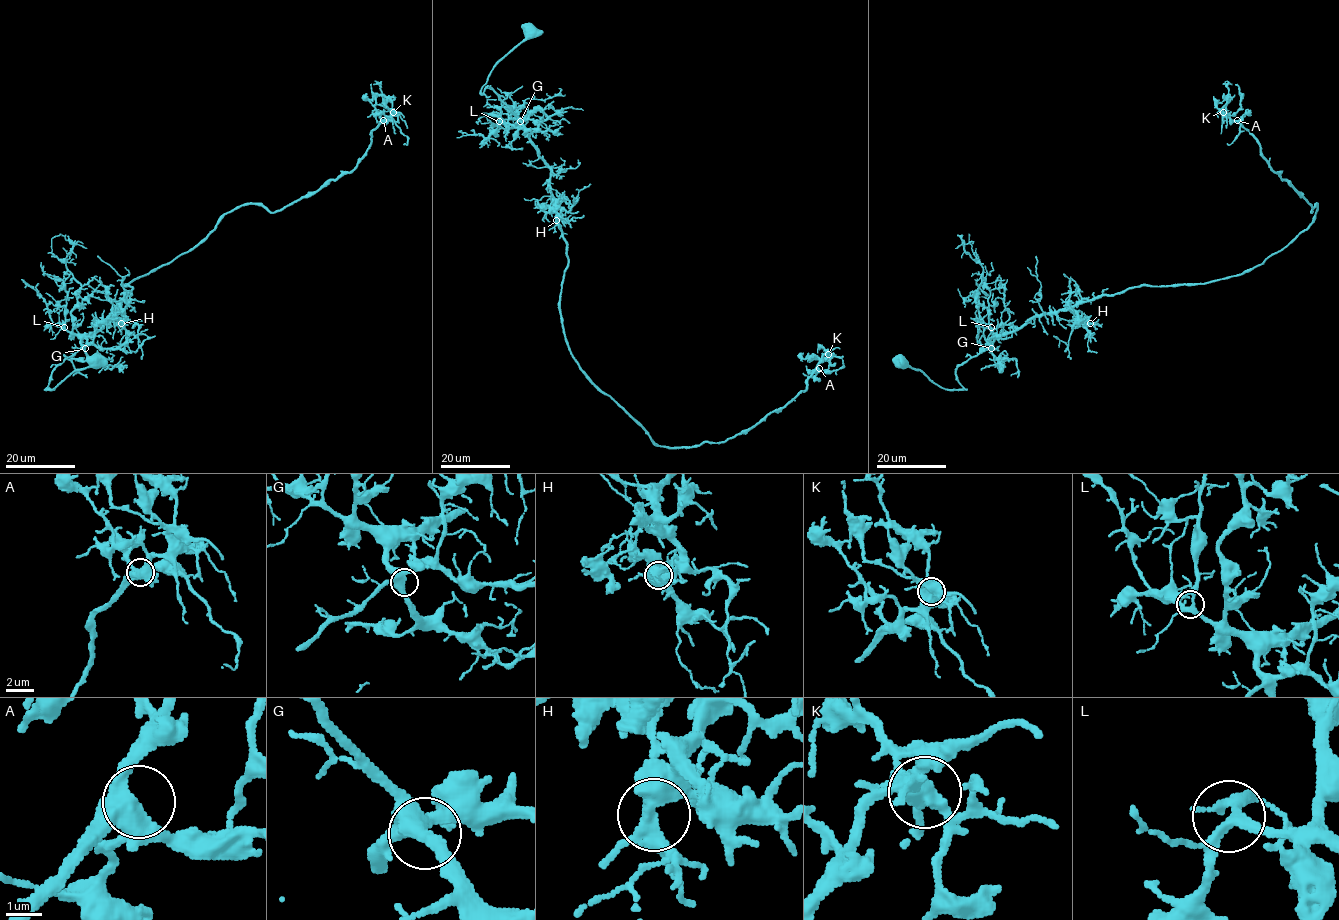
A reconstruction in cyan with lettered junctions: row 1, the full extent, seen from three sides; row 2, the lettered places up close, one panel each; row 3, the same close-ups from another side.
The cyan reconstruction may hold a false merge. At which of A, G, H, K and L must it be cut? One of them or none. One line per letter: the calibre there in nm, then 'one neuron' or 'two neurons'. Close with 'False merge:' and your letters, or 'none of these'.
A: calibre 440 nm; one neuron
G: calibre 440 nm; one neuron
H: calibre 400 nm; two neurons
K: calibre 440 nm; one neuron
L: calibre 260 nm; one neuron
False merge: H

